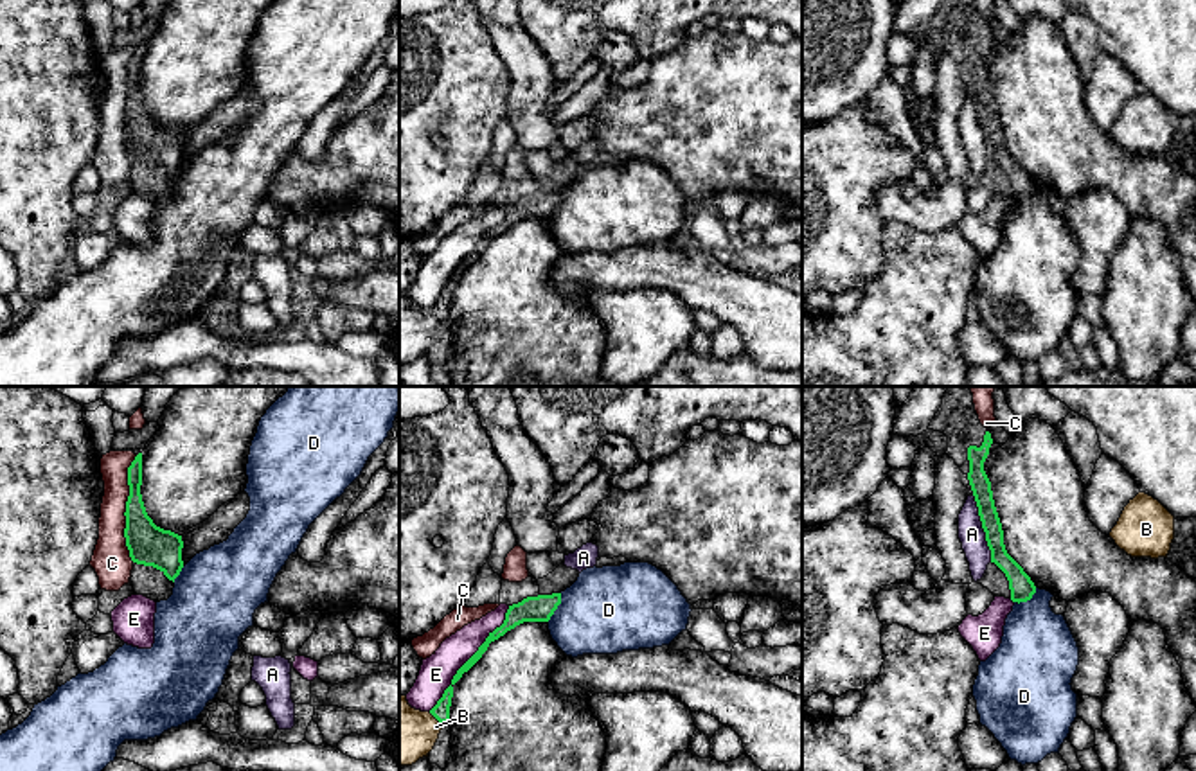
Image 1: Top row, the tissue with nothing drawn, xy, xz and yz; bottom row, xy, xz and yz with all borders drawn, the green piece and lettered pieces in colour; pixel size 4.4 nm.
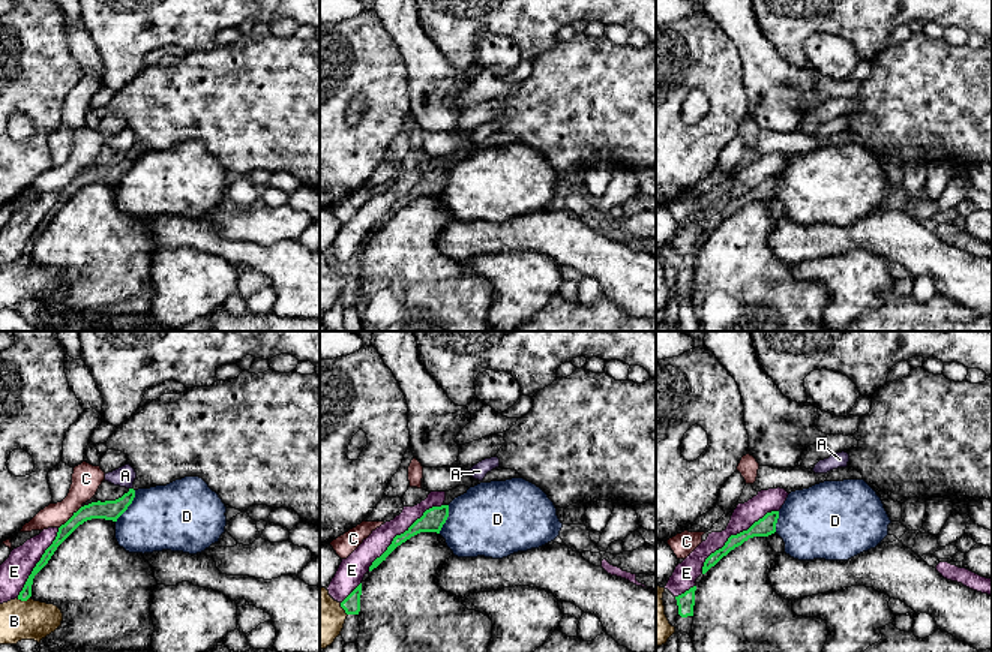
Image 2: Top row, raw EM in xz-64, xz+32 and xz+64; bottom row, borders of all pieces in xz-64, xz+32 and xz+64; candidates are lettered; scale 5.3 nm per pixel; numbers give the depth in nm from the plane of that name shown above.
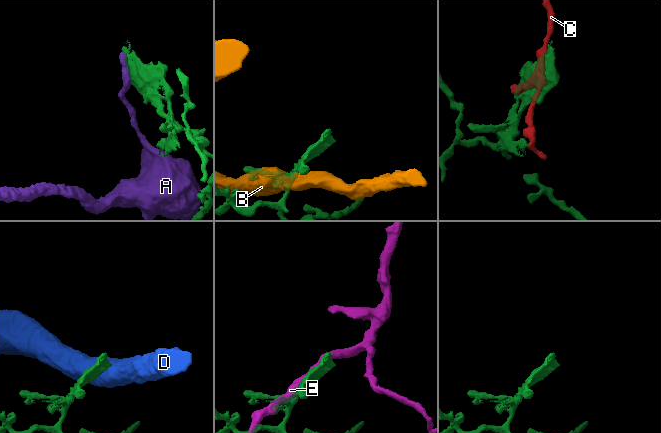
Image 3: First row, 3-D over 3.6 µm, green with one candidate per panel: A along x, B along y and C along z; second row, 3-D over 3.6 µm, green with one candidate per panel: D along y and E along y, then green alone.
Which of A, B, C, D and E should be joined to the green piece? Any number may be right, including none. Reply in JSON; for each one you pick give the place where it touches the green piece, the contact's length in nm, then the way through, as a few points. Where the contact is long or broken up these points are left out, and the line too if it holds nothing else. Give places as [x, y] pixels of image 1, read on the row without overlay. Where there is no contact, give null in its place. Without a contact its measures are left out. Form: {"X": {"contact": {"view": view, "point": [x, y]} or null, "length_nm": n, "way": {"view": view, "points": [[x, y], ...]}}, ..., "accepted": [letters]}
{"D": {"contact": {"view": "xz", "point": [556, 205]}, "length_nm": 140}, "accepted": ["D"]}

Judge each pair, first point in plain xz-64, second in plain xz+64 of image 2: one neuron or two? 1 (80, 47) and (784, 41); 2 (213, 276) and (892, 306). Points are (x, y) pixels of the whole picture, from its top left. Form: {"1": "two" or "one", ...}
{"1": "two", "2": "two"}

